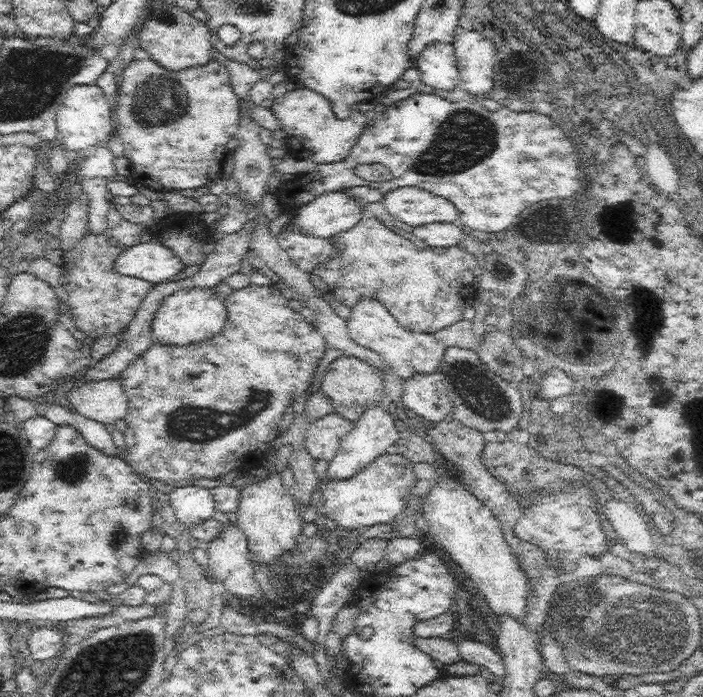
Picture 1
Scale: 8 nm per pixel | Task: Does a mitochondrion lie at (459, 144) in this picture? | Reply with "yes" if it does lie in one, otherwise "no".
yes

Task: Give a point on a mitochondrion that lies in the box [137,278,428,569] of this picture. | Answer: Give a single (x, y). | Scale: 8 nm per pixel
(197, 425)

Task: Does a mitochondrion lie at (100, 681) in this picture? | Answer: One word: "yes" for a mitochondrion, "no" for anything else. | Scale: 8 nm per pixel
yes

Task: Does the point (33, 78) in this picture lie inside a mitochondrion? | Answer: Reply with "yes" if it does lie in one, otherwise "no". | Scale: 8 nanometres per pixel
yes

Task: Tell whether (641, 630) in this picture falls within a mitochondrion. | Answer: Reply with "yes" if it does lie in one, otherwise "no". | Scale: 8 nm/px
yes

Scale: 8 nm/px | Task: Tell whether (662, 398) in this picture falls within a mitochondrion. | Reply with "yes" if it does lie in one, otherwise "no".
no

